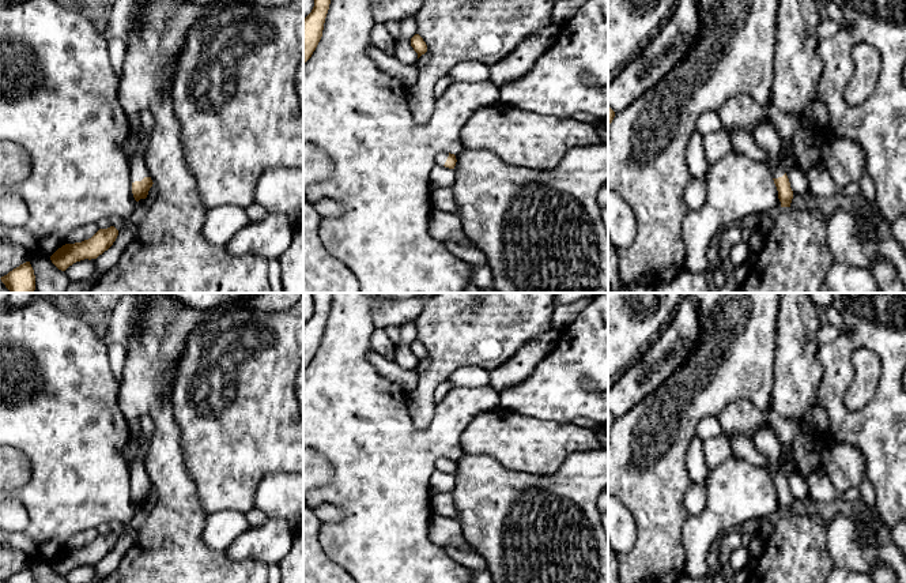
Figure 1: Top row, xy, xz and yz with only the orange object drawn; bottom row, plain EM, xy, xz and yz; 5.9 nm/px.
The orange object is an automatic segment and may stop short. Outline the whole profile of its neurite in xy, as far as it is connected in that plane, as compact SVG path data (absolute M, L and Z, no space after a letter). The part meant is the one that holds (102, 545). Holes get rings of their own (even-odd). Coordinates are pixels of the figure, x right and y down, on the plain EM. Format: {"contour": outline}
{"contour": "M114 531L99 534L88 545L63 550L50 561L50 565L58 575L65 576L76 567L97 564L113 550L117 541L118 535Z"}

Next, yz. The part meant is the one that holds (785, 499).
{"contour": "M767 424L755 433L751 441L754 443L756 450L767 459L766 471L769 473L774 489L777 492L781 512L790 512L793 504L793 496L790 493L786 475L779 469L779 455L782 444L778 440L774 429Z"}

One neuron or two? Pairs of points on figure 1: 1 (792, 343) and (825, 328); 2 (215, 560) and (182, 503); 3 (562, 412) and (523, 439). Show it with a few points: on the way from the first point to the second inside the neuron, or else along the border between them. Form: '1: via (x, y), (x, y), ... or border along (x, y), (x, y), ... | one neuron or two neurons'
1: border along (816, 308), (819, 319), (816, 341), (819, 343) | two neurons
2: via (200, 550), (182, 533), (182, 518) | one neuron
3: border along (518, 413), (543, 420), (570, 422) | two neurons

